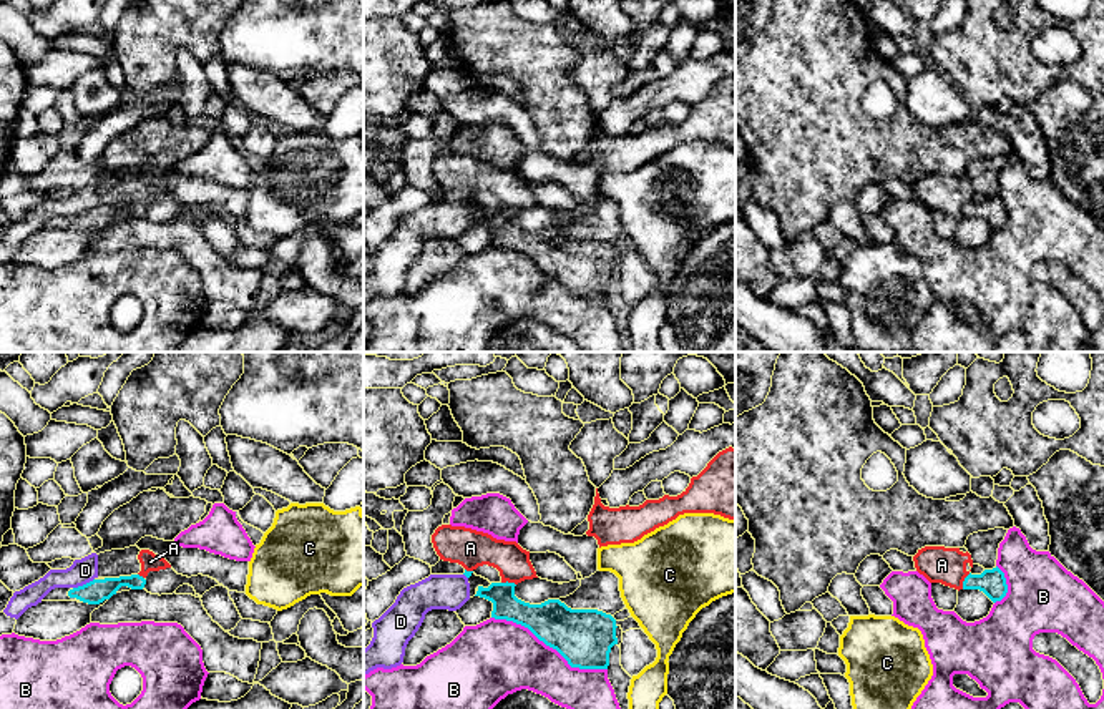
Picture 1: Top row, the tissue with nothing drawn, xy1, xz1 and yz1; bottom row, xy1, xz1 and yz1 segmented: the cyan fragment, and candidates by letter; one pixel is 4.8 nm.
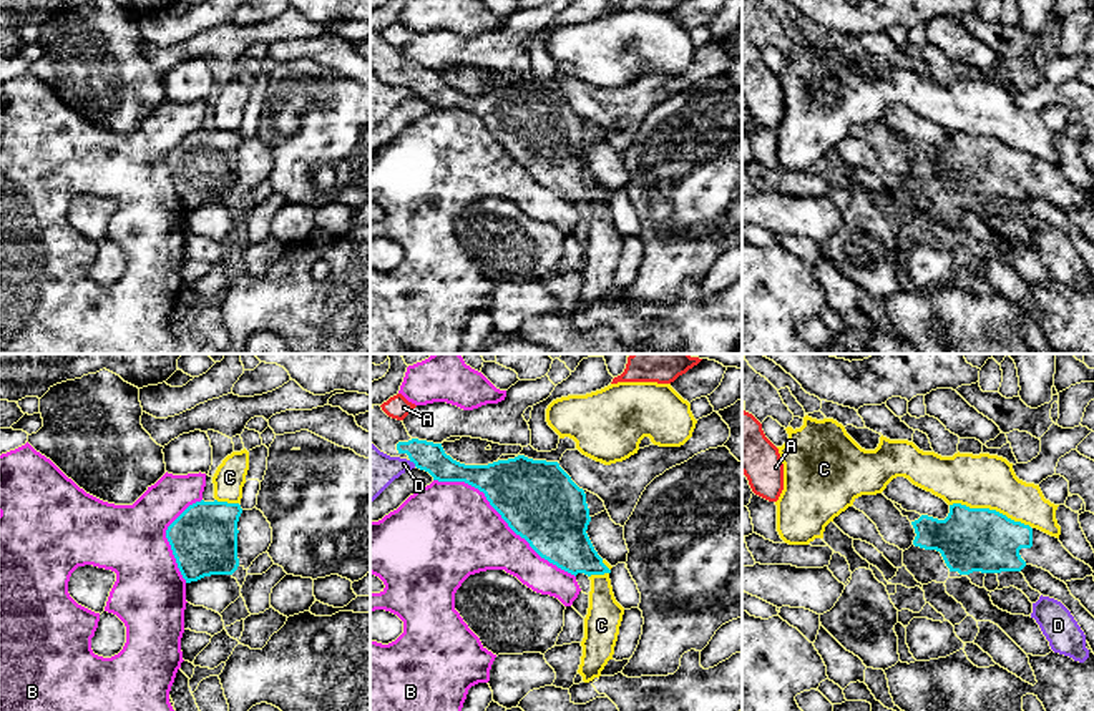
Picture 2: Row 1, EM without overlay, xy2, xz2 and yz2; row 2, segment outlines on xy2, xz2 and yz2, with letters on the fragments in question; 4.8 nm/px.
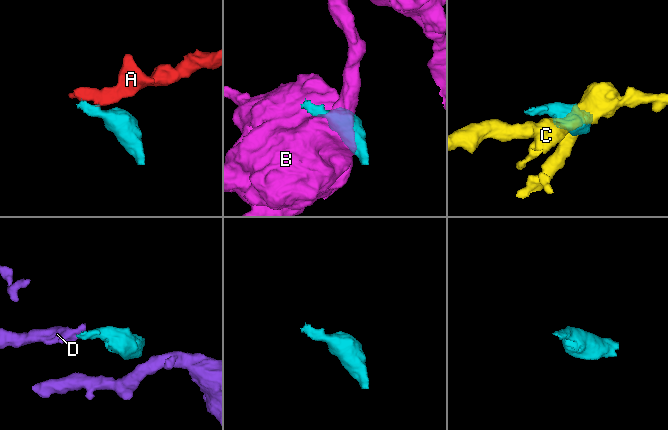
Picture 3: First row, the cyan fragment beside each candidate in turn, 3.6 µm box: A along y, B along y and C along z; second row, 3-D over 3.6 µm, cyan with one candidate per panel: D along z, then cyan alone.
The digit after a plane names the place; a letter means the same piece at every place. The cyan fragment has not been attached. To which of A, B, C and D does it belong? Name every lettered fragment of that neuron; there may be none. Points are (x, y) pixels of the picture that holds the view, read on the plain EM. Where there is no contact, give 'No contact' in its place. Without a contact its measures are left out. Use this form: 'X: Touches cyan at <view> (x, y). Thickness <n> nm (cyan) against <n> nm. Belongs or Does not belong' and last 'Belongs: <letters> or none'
A: Touches cyan at yz1 (963, 210). Thickness 130 nm (cyan) against 180 nm. Does not belong
B: Touches cyan at xz2 (502, 145). Thickness 380 nm (cyan) against 440 nm. Does not belong
C: Touches cyan at yz2 (988, 137). Thickness 300 nm (cyan) against 260 nm. Does not belong
D: Touches cyan at xy1 (83, 213). Thickness 120 nm (cyan) against 120 nm. Does not belong
Belongs: none

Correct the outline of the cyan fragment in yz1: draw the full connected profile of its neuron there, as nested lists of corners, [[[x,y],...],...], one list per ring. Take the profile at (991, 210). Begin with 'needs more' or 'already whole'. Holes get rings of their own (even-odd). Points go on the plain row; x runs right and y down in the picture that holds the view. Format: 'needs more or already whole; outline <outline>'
already whole; outline [[[996,194],[984,198],[981,203],[968,203],[963,209],[963,218],[979,218],[993,231],[1001,229],[1008,221],[1004,201]]]

